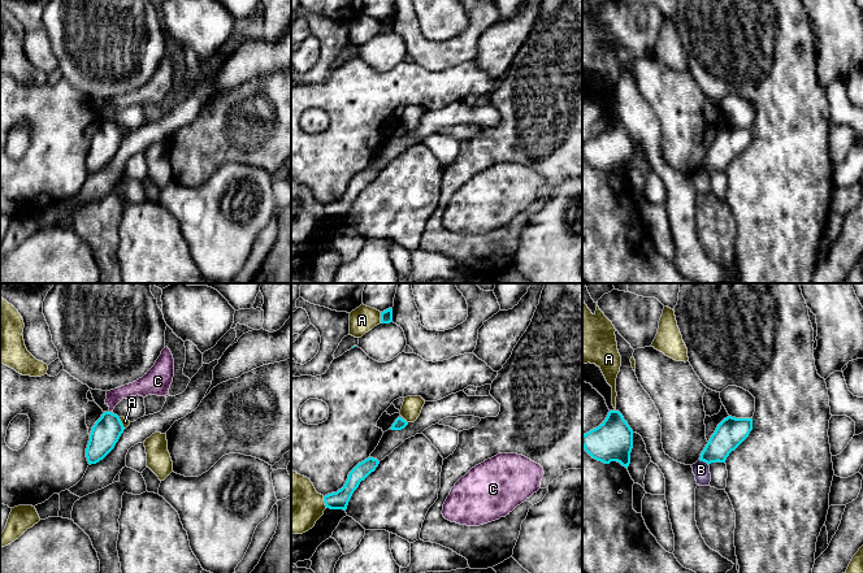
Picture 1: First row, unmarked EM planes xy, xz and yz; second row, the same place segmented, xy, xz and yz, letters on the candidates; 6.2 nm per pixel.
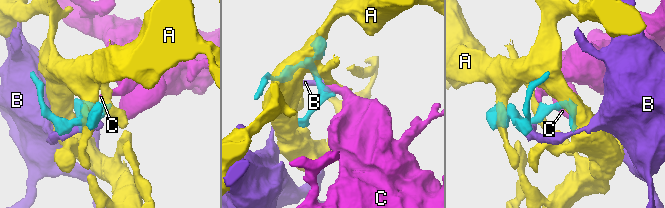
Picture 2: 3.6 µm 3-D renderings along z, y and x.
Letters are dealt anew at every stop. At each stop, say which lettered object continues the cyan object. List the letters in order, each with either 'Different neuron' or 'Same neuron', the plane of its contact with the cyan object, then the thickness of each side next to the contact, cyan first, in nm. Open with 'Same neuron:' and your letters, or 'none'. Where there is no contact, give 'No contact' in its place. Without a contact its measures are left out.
Same neuron: none
A: Different neuron. Touches cyan in xz. Thickness 80 nm (cyan) against 160 nm
B: Different neuron. Touches cyan in yz. Thickness 180 nm (cyan) against 110 nm
C: Different neuron. Touches cyan in xz. Thickness 70 nm (cyan) against 20 nm

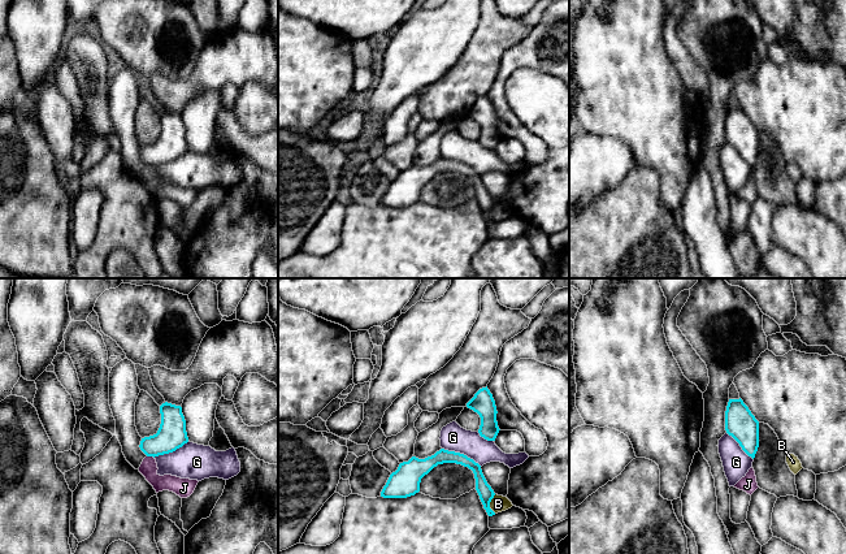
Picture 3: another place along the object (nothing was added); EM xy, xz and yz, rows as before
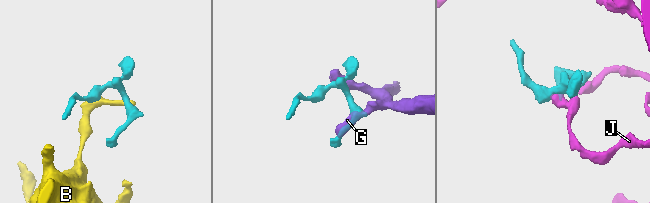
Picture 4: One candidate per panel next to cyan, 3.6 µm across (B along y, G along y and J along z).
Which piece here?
Same neuron: none
B: Different neuron. Touches cyan in xz. Thickness 90 nm (cyan) against 100 nm
G: Different neuron. Touches cyan in xz. Thickness 100 nm (cyan) against 160 nm
J: Different neuron. Touches cyan in xy. Thickness 180 nm (cyan) against 110 nm

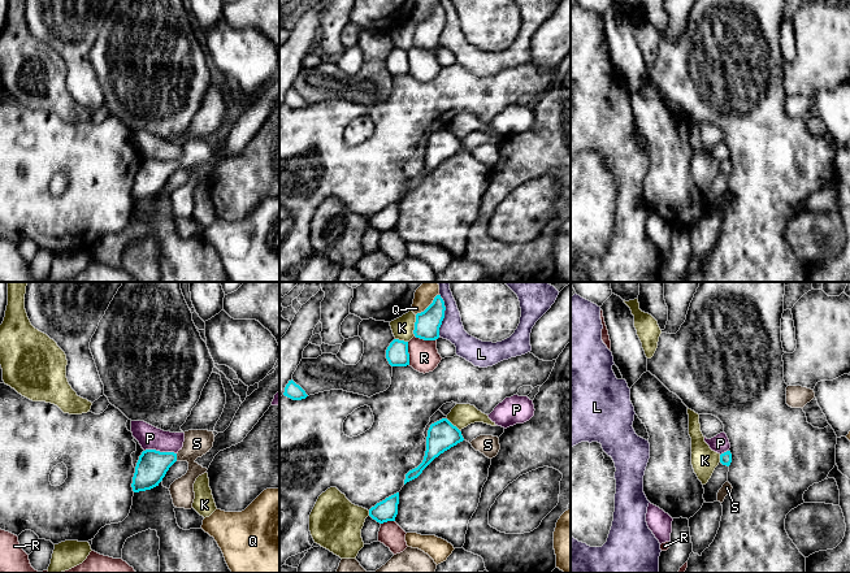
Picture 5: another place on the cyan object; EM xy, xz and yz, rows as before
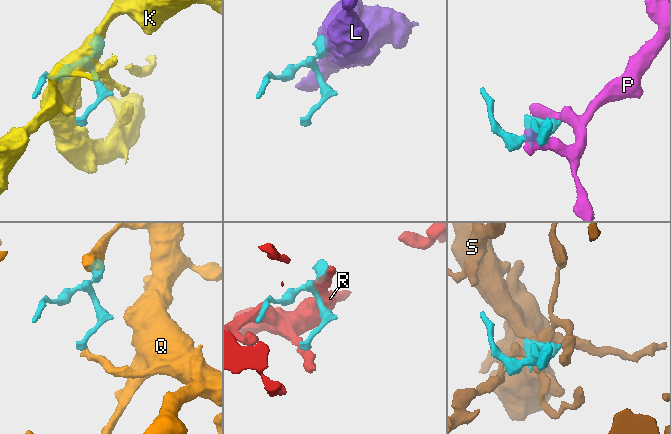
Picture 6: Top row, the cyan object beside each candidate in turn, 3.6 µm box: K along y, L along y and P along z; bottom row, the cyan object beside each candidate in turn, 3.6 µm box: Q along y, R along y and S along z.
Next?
Same neuron: S
K: Different neuron. Touches cyan in xz. Thickness 160 nm (cyan) against 130 nm
L: Different neuron. Touches cyan in xz. Thickness 160 nm (cyan) against 140 nm
P: Different neuron. Touches cyan in xy. Thickness 190 nm (cyan) against 140 nm
Q: Different neuron. Touches cyan in xz. Thickness 160 nm (cyan) against 110 nm
R: Different neuron. Touches cyan in xz. Thickness 140 nm (cyan) against 190 nm
S: Same neuron. Touches cyan in xy. Thickness 190 nm (cyan) against 160 nm

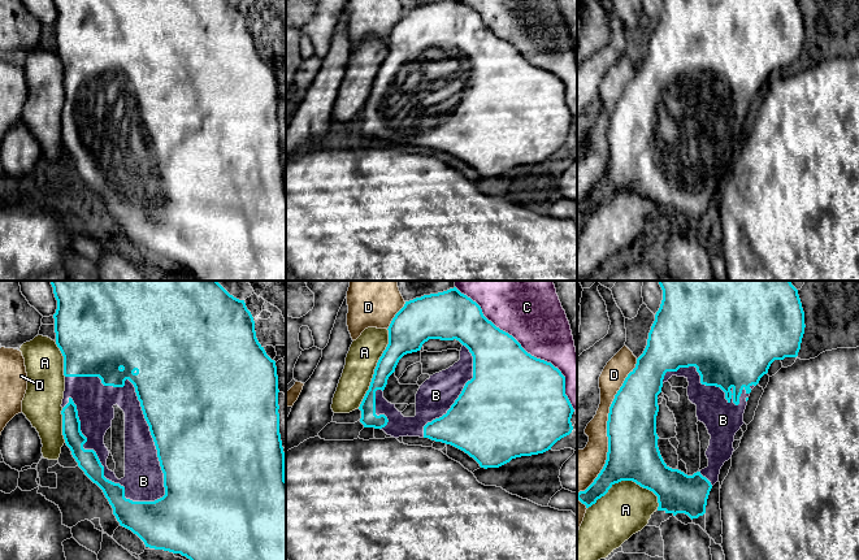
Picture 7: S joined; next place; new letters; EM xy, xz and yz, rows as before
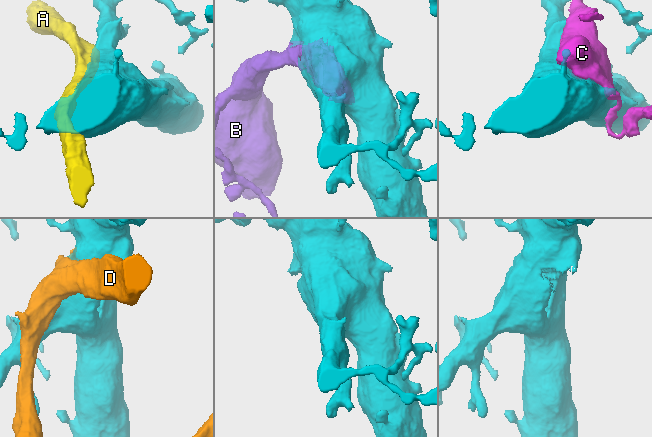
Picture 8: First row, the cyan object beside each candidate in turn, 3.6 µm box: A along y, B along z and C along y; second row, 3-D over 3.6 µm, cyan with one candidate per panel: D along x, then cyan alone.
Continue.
Same neuron: B
A: Different neuron. Touches cyan in yz. Thickness 320 nm (cyan) against 320 nm
B: Same neuron. Touches cyan in xy. Thickness 500 nm (cyan) against 190 nm
C: Different neuron. Touches cyan in xz. Thickness 480 nm (cyan) against 360 nm
D: Different neuron. Touches cyan in yz. Thickness 320 nm (cyan) against 190 nm

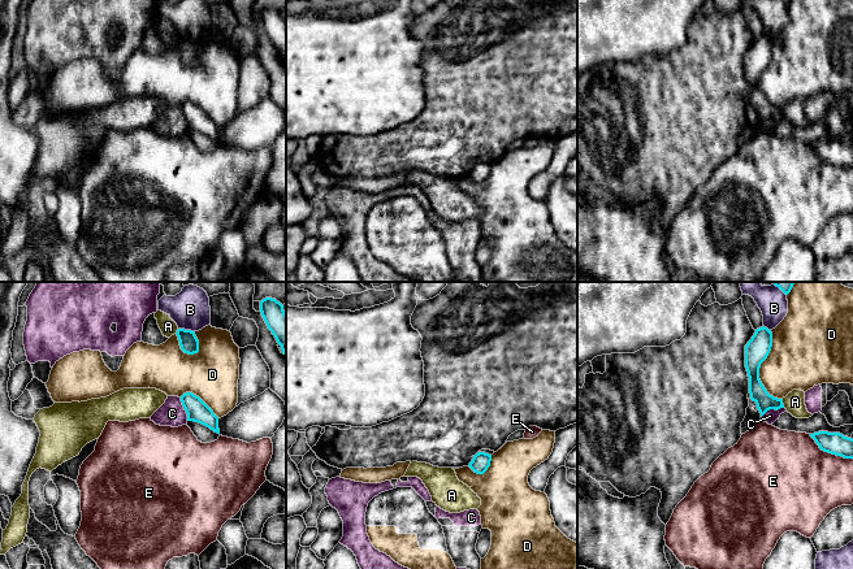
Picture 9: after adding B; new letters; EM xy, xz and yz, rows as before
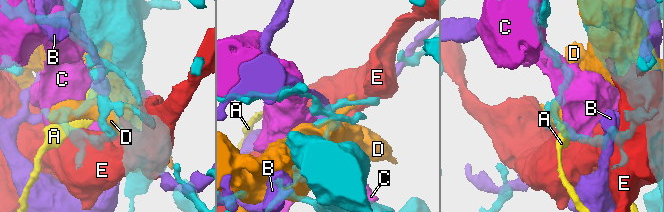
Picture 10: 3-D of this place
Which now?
Same neuron: none
A: Different neuron. Touches cyan in yz. Thickness 120 nm (cyan) against 130 nm
B: Different neuron. Touches cyan in xy. Thickness 120 nm (cyan) against 240 nm
C: Different neuron. Touches cyan in xy. Thickness 140 nm (cyan) against 160 nm
D: Different neuron. Touches cyan in yz. Thickness 150 nm (cyan) against 360 nm
E: Different neuron. Touches cyan in yz. Thickness 140 nm (cyan) against 480 nm

